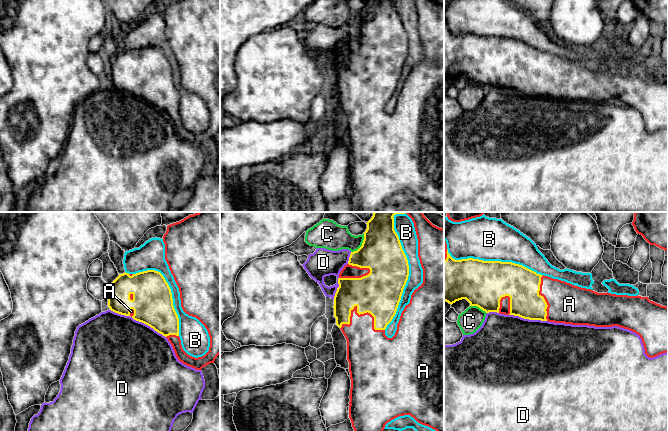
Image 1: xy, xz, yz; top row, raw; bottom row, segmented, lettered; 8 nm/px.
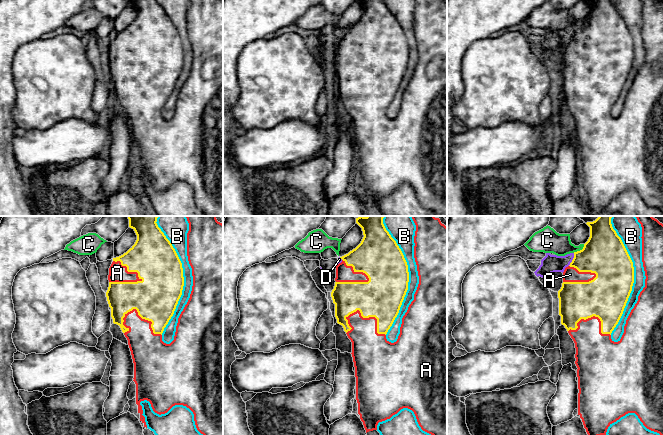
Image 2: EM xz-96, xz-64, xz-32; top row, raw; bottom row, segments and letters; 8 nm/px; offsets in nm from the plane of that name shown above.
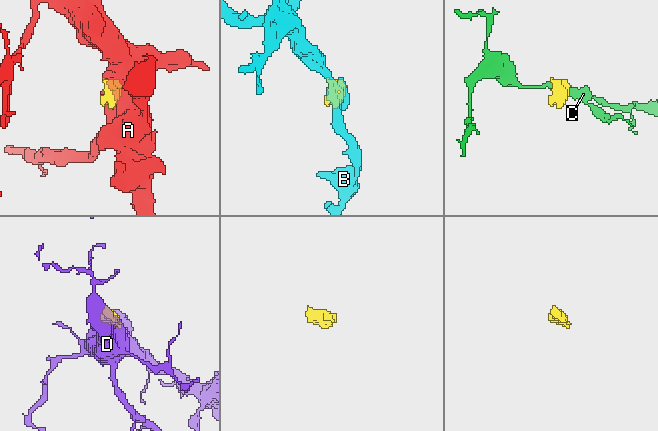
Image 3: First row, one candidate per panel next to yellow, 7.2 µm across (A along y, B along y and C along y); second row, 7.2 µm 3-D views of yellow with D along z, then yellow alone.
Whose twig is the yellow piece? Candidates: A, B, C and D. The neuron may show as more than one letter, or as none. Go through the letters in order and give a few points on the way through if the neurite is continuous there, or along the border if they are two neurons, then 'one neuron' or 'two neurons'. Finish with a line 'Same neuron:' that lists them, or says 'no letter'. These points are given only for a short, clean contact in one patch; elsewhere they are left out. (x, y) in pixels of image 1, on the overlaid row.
A: one neuron
B: two neurons
C: two neurons
D: two neurons
Same neuron: A

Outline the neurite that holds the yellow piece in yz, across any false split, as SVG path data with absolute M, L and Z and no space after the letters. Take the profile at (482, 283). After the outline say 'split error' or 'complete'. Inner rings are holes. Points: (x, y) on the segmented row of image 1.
M444 240L444 301L453 304L466 299L470 306L477 306L486 313L497 312L519 316L529 320L541 320L572 325L595 327L618 326L635 332L642 339L645 354L649 358L668 352L668 307L650 301L648 297L597 293L591 289L574 286L565 281L553 279L512 262L483 261L479 259L455 260L448 253Z | split error

